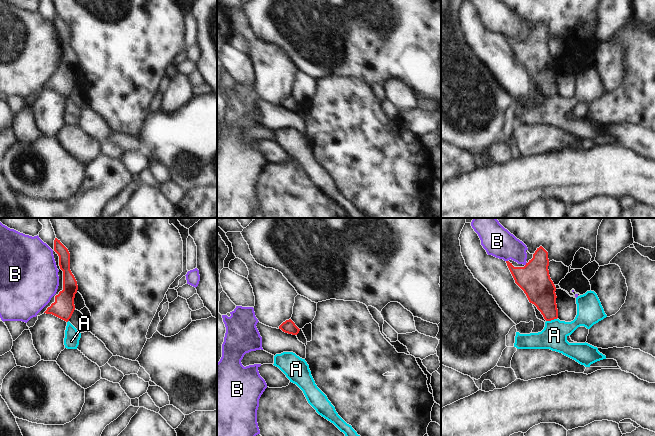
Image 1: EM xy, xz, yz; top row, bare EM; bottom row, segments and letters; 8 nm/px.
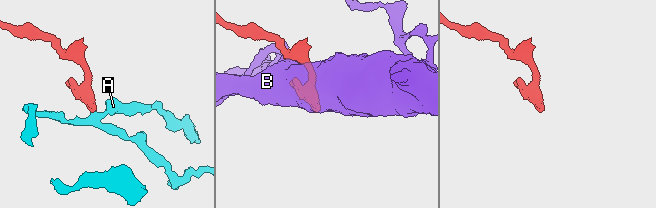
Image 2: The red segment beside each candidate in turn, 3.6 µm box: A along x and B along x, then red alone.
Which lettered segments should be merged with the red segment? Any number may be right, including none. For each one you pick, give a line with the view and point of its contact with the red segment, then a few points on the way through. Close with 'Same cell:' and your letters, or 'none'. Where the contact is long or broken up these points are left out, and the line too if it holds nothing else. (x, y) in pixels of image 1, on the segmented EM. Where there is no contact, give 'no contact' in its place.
Same cell: none

